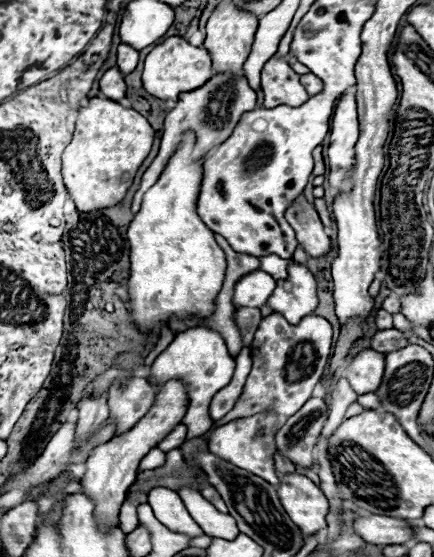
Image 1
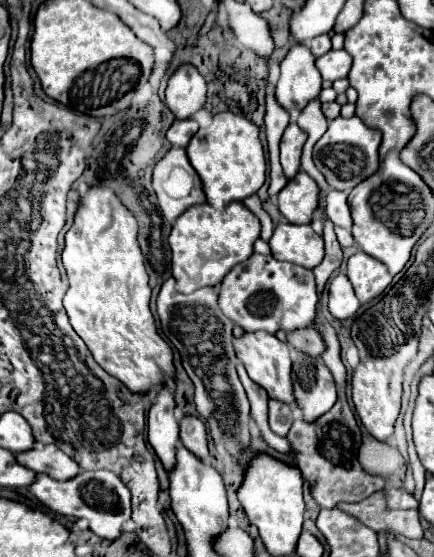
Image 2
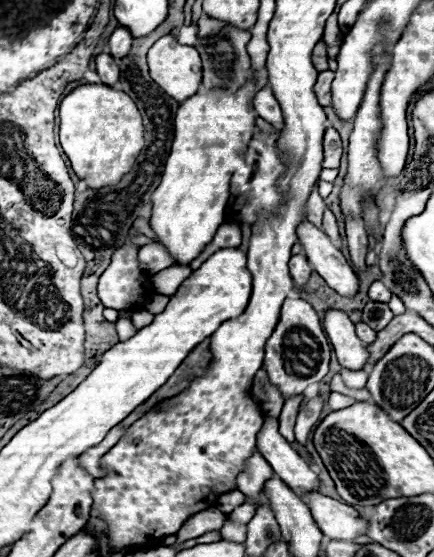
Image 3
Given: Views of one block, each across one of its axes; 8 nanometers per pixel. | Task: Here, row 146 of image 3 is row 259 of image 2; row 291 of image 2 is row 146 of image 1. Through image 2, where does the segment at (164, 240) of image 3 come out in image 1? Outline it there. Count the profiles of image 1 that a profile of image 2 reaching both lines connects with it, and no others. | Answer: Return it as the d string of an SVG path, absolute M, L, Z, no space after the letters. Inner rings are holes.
M186 132L180 148L168 160L158 182L144 194L140 212L128 228L130 240L130 316L148 334L160 332L160 322L168 322L174 314L188 320L192 314L208 316L212 300L218 294L226 260L222 248L214 240L214 232L200 220L196 202L202 188L204 156L194 160L196 134Z

